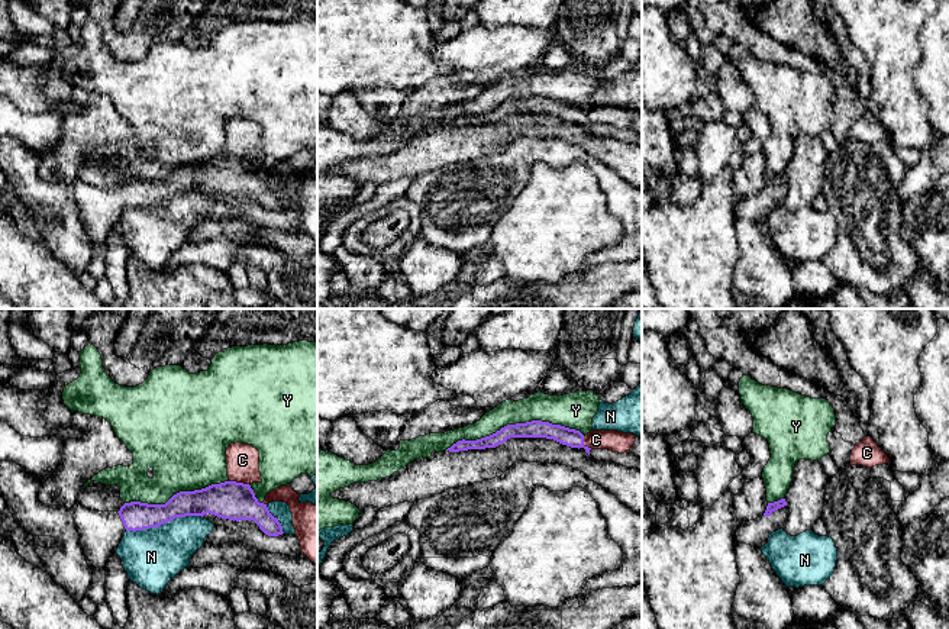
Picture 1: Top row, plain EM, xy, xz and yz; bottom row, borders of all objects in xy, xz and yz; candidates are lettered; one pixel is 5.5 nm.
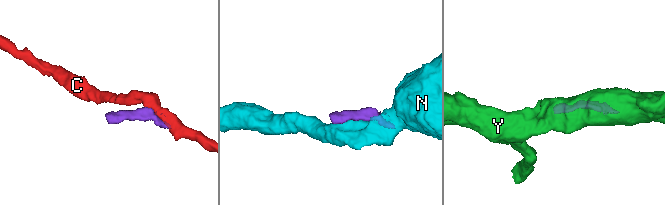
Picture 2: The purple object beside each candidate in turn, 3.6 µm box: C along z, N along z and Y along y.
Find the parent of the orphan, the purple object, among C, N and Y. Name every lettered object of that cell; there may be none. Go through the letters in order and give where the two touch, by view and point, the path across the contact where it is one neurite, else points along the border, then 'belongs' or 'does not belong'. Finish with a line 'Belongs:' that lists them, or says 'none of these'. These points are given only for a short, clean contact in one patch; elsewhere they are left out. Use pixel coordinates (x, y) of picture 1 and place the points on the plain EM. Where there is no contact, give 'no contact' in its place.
C: contact xy (239, 158); border xy (229, 155), (248, 160); does not belong
N: contact xy (164, 197); does not belong
Y: contact xz (516, 99); does not belong
Belongs: none of these

